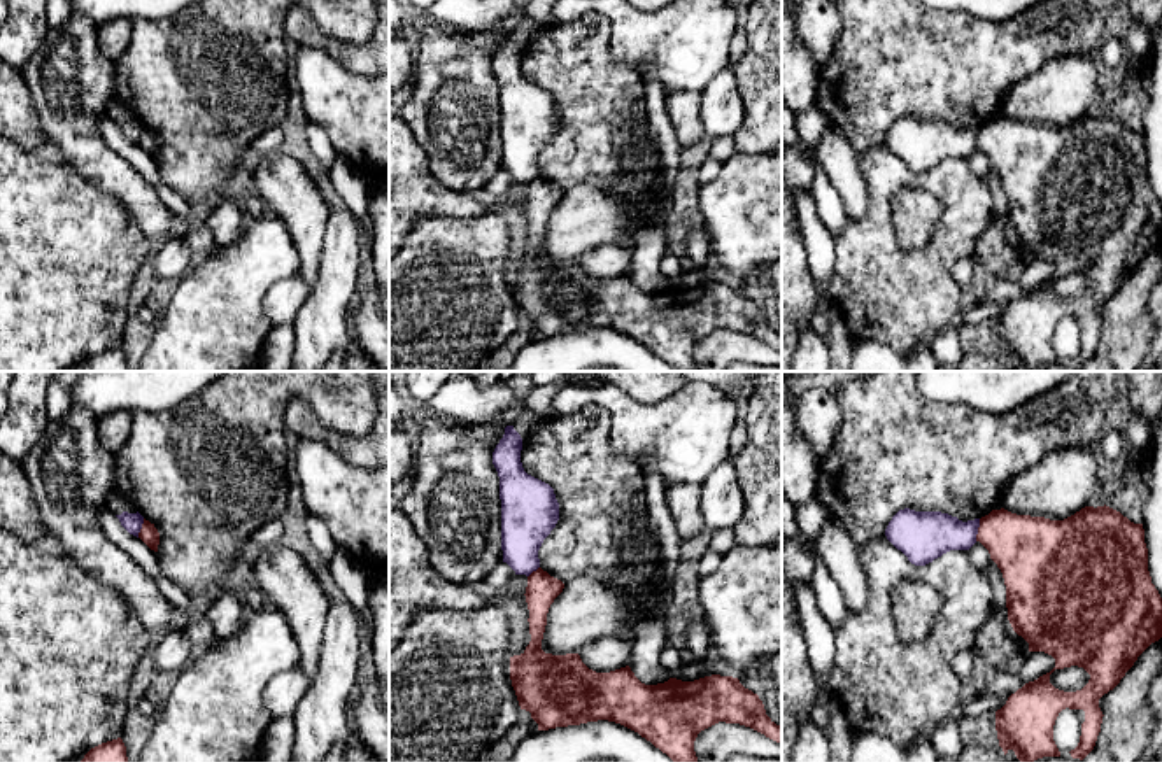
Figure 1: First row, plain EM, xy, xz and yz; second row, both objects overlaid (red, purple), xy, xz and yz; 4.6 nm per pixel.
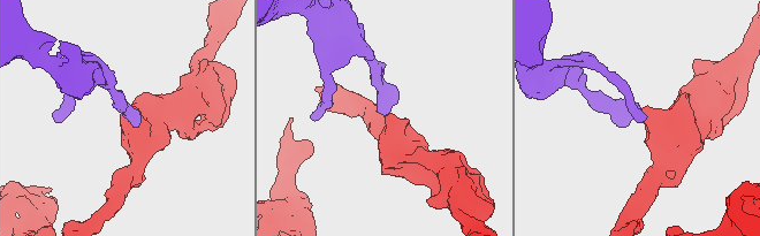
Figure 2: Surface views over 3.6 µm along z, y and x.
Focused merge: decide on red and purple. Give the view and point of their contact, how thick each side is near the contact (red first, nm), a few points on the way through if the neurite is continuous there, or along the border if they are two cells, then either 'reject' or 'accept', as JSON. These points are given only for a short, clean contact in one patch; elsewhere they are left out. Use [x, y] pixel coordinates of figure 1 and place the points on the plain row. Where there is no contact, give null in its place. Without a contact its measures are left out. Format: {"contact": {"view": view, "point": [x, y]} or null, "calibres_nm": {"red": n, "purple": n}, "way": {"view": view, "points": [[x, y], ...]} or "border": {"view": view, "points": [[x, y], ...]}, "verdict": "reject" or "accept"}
{"contact": {"view": "yz", "point": [978, 137]}, "calibres_nm": {"red": 320, "purple": 220}, "border": {"view": "yz", "points": [[980, 126], [975, 148]]}, "verdict": "reject"}

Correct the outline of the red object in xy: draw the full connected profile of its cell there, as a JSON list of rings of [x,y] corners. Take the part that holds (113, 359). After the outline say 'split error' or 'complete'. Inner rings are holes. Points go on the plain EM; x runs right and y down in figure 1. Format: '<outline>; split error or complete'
[[[121,345],[91,356],[77,371],[126,371],[126,354]]]; complete

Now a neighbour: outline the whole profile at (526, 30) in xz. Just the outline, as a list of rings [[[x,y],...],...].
[[[522,18],[517,26],[514,28],[514,37],[521,42],[521,46],[528,46],[535,40],[543,30],[547,30],[552,23],[538,23],[529,18]]]

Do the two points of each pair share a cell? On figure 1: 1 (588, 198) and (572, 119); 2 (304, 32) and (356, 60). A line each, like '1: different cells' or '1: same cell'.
1: different cells
2: same cell

